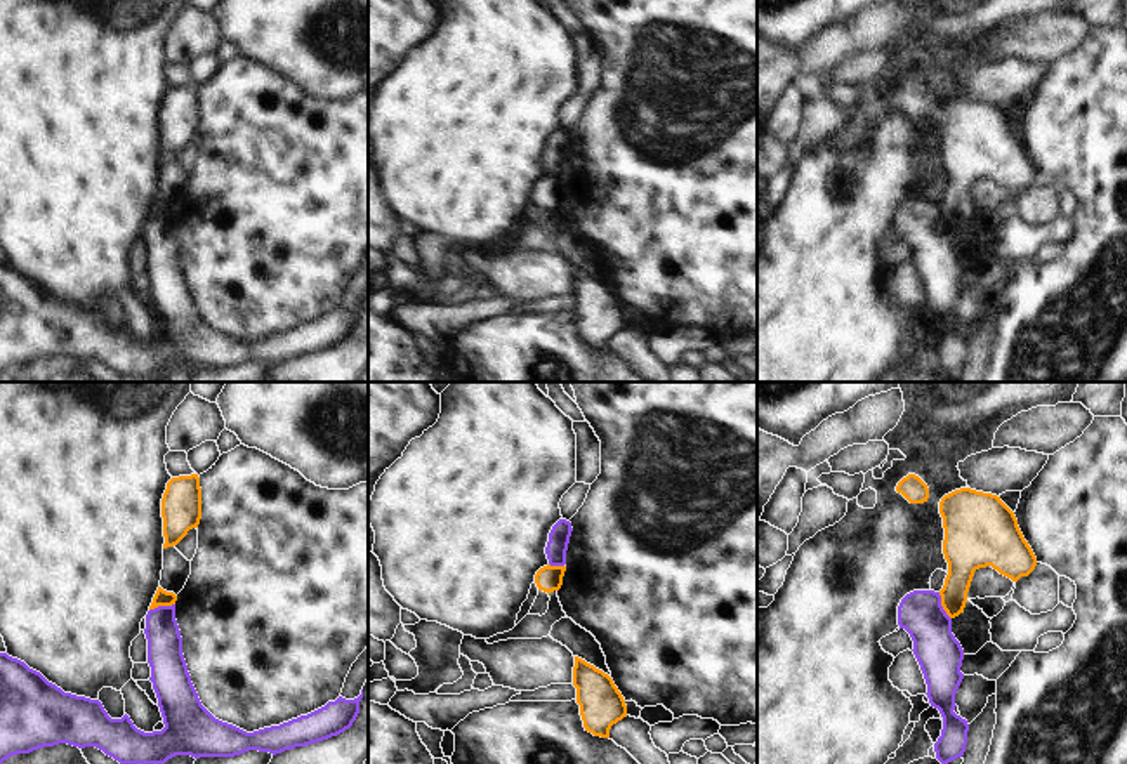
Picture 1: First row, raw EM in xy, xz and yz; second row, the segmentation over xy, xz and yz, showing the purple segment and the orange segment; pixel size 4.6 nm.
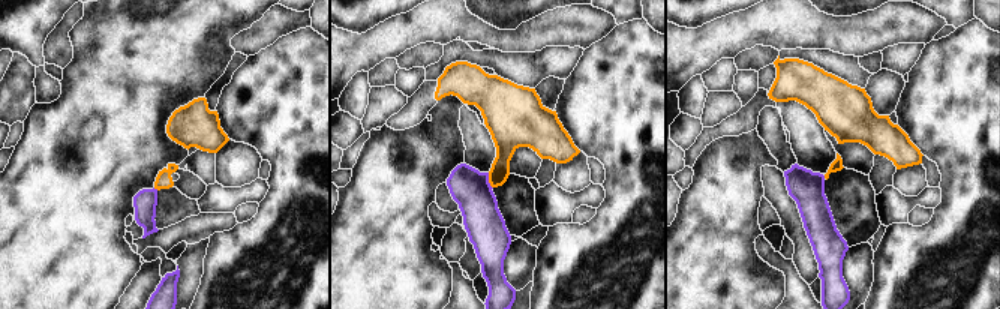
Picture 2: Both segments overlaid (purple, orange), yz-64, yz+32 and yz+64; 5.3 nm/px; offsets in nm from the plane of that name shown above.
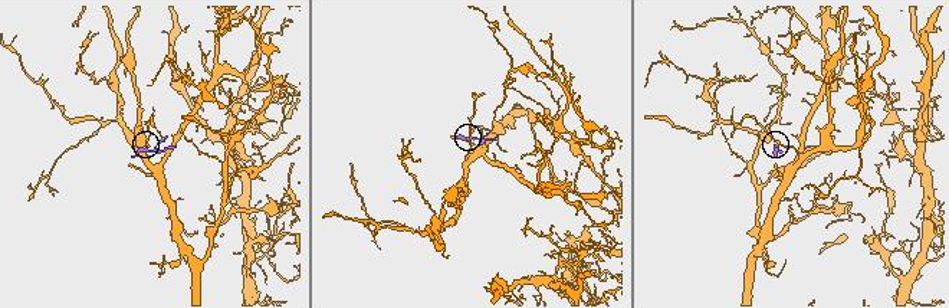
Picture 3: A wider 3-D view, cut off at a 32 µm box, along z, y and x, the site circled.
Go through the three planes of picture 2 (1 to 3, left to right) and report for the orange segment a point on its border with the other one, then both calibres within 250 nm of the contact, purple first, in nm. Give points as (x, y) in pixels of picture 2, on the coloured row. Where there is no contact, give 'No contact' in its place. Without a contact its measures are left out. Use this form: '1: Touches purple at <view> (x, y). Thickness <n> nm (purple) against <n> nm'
1: Touches purple at yz-64 (156, 189). Thickness 120 nm (purple) against 90 nm
2: Touches purple at yz+32 (488, 180). Thickness 200 nm (purple) against 150 nm
3: No contact.

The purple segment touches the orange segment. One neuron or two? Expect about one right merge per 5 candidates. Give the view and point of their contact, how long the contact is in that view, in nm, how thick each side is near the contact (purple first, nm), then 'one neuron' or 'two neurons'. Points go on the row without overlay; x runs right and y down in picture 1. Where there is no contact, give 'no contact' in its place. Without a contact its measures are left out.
meets purple in yz at (942, 217); contact 140 nm long; 220 nm thick on the purple side, 160 nm on the other; two neurons

